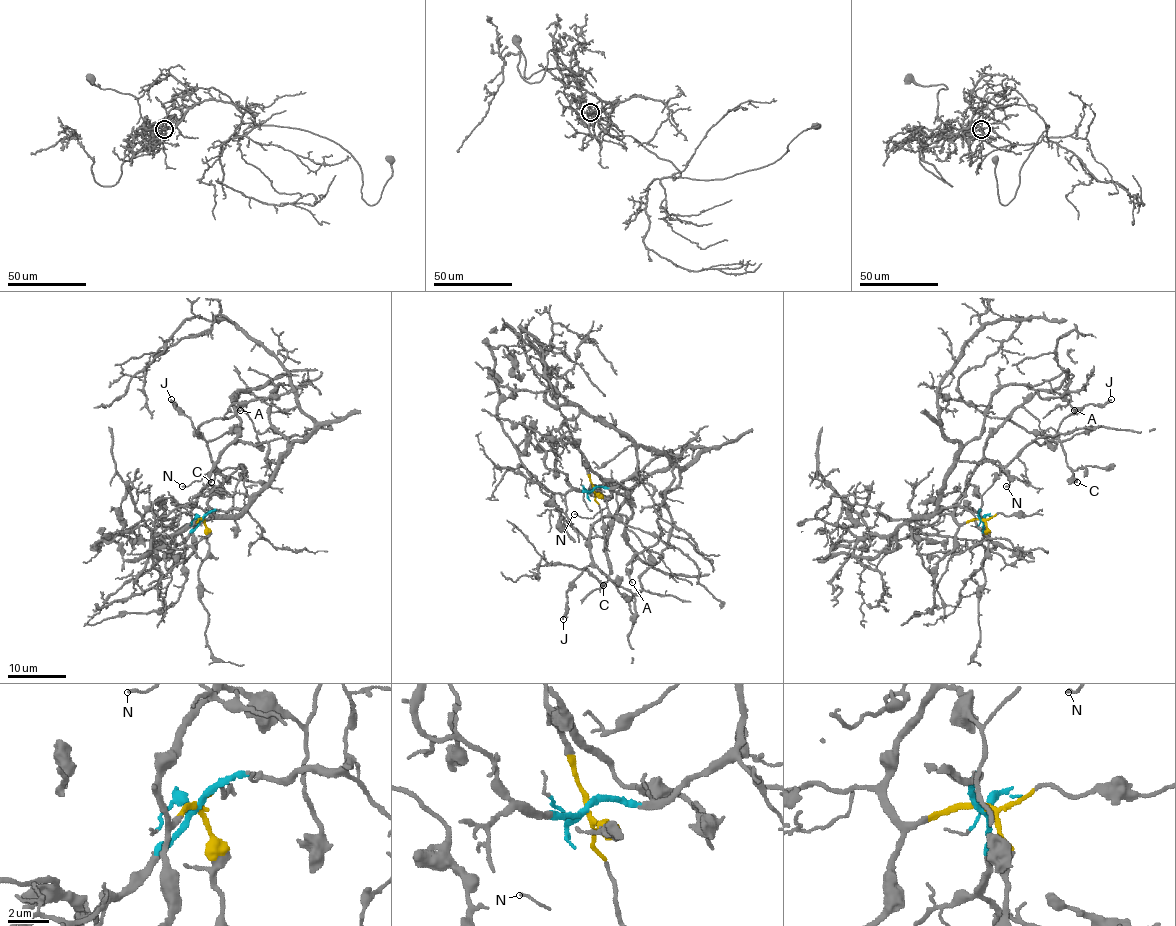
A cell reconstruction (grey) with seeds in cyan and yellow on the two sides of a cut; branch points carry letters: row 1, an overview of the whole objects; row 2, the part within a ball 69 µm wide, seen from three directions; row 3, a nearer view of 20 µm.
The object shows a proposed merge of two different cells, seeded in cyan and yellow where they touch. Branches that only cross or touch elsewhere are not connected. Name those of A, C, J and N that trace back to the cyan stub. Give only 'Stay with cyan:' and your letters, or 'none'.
Stay with cyan: none

